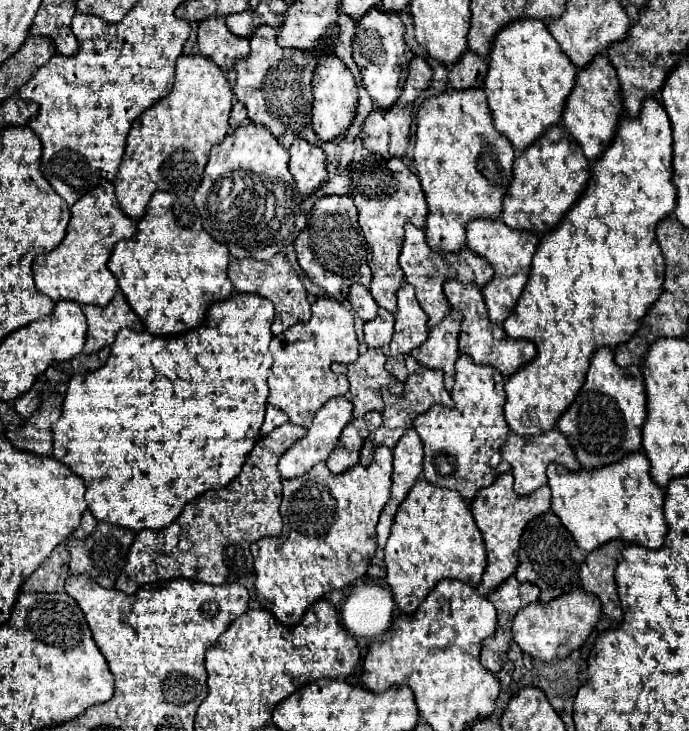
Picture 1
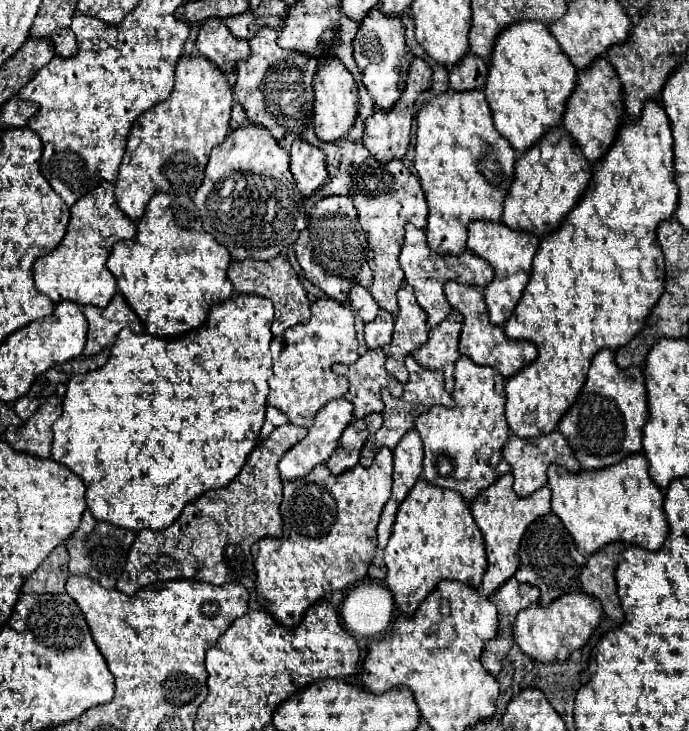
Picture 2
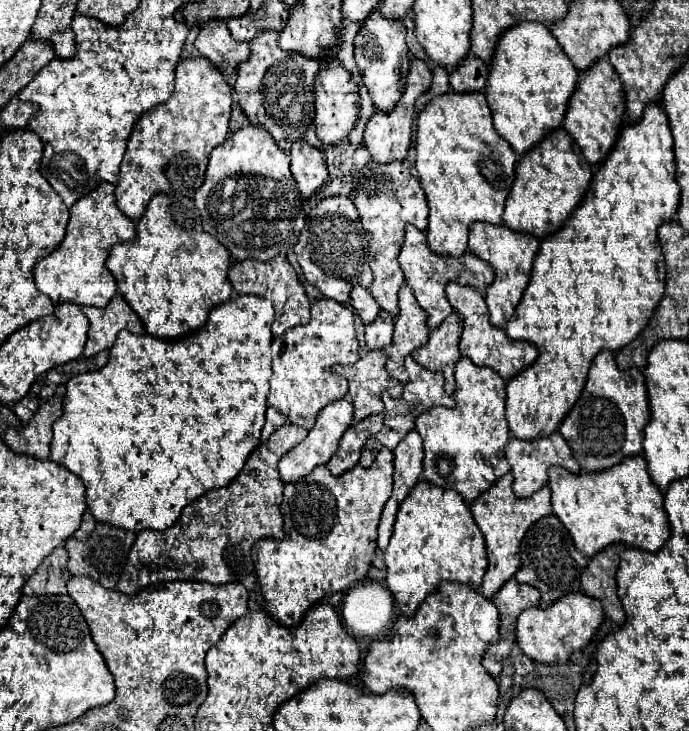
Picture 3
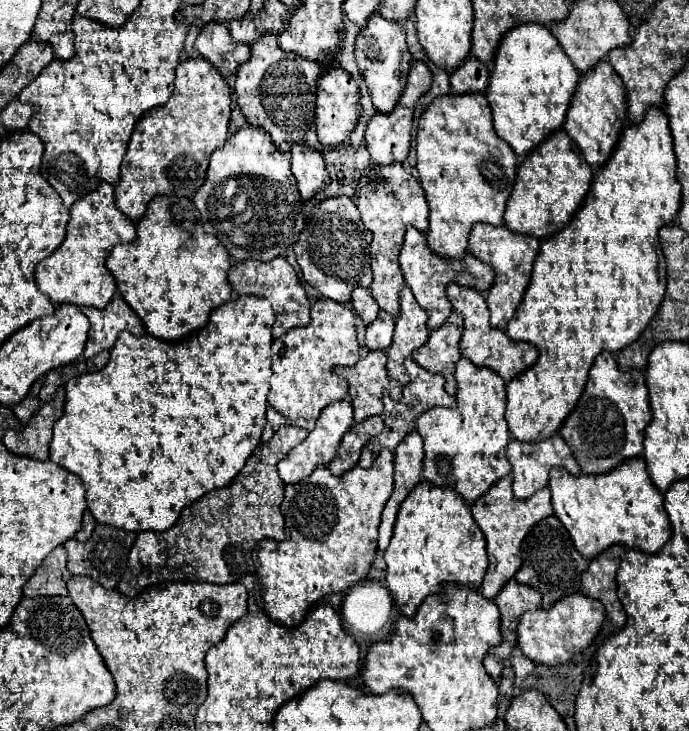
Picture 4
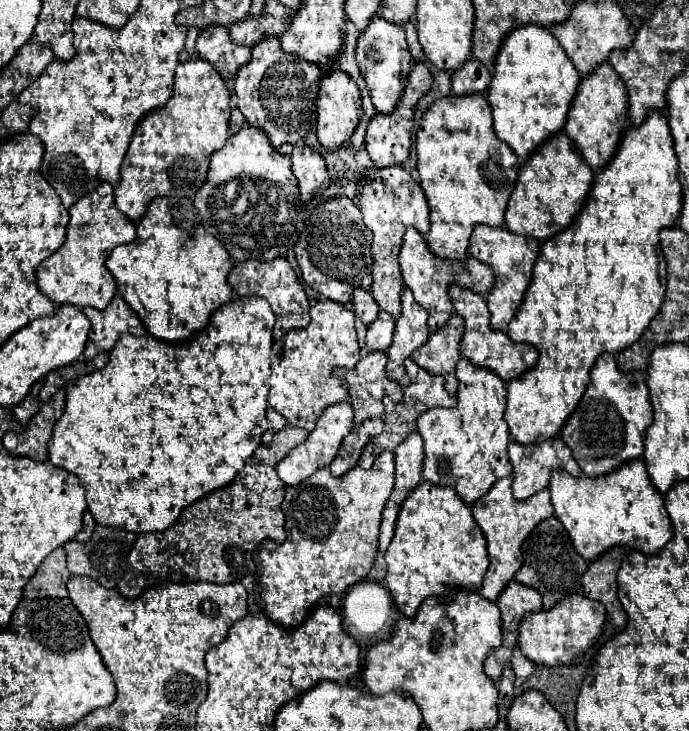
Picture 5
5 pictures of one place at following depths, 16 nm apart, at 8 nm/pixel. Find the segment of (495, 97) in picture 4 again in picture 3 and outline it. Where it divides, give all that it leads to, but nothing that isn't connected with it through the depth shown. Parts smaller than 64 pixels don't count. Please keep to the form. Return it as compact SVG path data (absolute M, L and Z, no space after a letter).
M524 22L512 26L498 40L484 92L492 108L496 132L514 148L514 152L526 154L552 128L562 126L576 84L578 70L544 24Z

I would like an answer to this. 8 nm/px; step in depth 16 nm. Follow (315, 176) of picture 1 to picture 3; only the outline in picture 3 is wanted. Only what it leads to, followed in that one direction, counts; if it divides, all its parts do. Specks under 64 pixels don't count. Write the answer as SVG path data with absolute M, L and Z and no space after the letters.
M294 142L290 152L292 152L290 170L298 182L298 190L302 198L310 198L330 182L324 154L308 146L306 142Z

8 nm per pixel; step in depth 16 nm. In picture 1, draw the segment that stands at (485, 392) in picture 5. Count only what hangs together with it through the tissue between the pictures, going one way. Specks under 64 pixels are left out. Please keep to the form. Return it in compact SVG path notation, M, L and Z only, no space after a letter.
M462 354L456 362L456 384L452 390L452 400L454 400L454 408L432 406L428 412L420 414L414 420L414 428L424 442L424 478L436 486L460 492L460 496L470 502L474 500L478 490L490 486L500 474L510 470L510 464L502 458L500 452L510 432L504 418L504 402L506 402L504 376L496 368L478 366L472 360L468 360L468 356Z

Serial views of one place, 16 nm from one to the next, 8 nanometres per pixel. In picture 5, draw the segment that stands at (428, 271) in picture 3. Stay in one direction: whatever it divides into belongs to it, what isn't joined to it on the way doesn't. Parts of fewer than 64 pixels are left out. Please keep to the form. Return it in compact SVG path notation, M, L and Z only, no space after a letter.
M414 228L406 230L398 260L400 260L400 270L402 270L404 284L412 290L414 300L418 300L428 310L428 314L430 314L428 328L432 332L440 330L448 322L448 318L454 314L454 306L452 306L450 296L448 296L448 288L452 284L464 286L464 288L474 290L478 294L488 294L490 288L492 288L492 284L494 284L494 272L492 272L492 268L488 268L480 260L474 260L472 256L466 260L466 264L452 262L452 260L450 262L448 260L440 260L438 256L434 256L430 252L424 236L418 230L414 230Z

